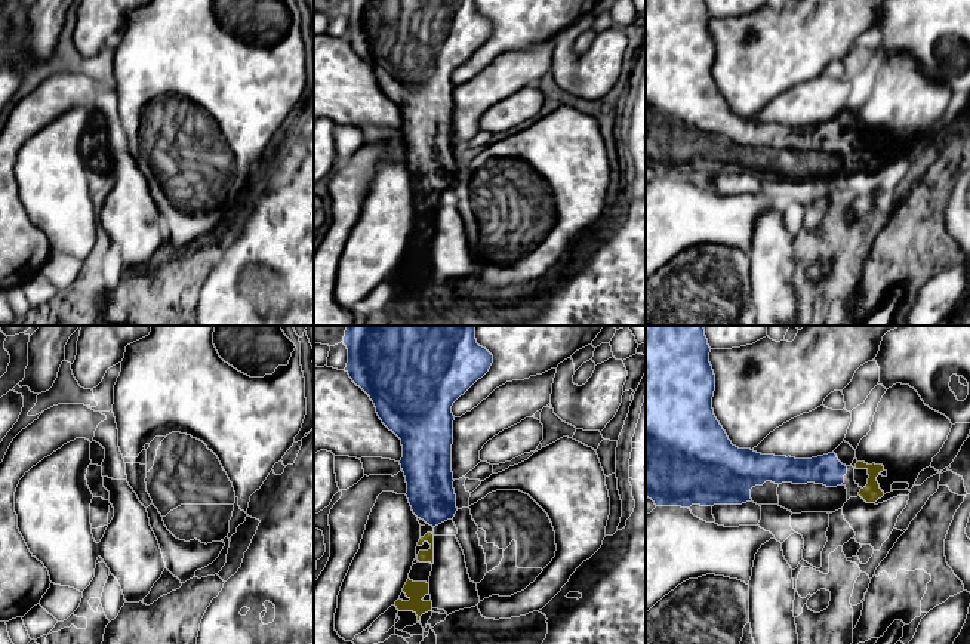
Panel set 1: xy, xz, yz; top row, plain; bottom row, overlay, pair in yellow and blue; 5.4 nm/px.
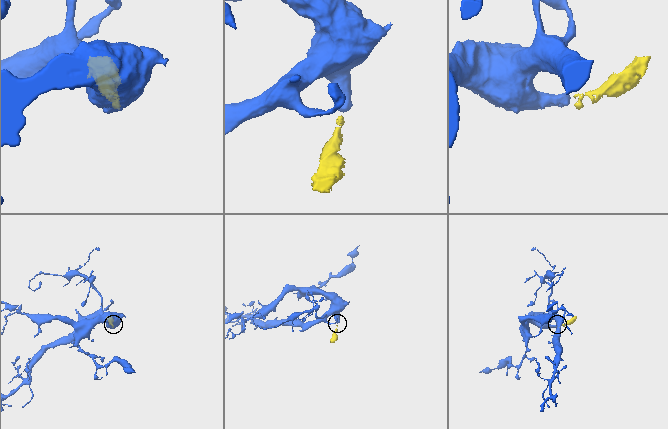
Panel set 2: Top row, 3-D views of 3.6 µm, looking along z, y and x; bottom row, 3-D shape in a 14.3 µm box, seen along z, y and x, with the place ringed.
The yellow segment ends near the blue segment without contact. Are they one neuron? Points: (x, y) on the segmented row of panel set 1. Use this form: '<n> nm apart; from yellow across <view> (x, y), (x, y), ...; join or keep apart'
40 nm apart; from yellow across xz (431, 533), (433, 526); join

